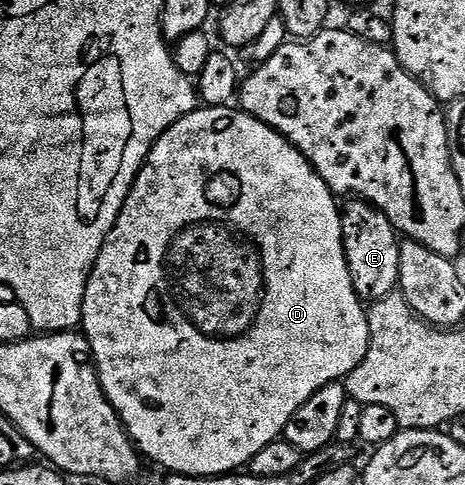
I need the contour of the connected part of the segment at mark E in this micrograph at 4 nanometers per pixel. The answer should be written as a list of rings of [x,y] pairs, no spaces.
[[[360,197],[344,202],[342,258],[347,271],[355,282],[355,291],[360,300],[378,301],[392,294],[399,286],[399,244],[400,236],[384,211]]]

